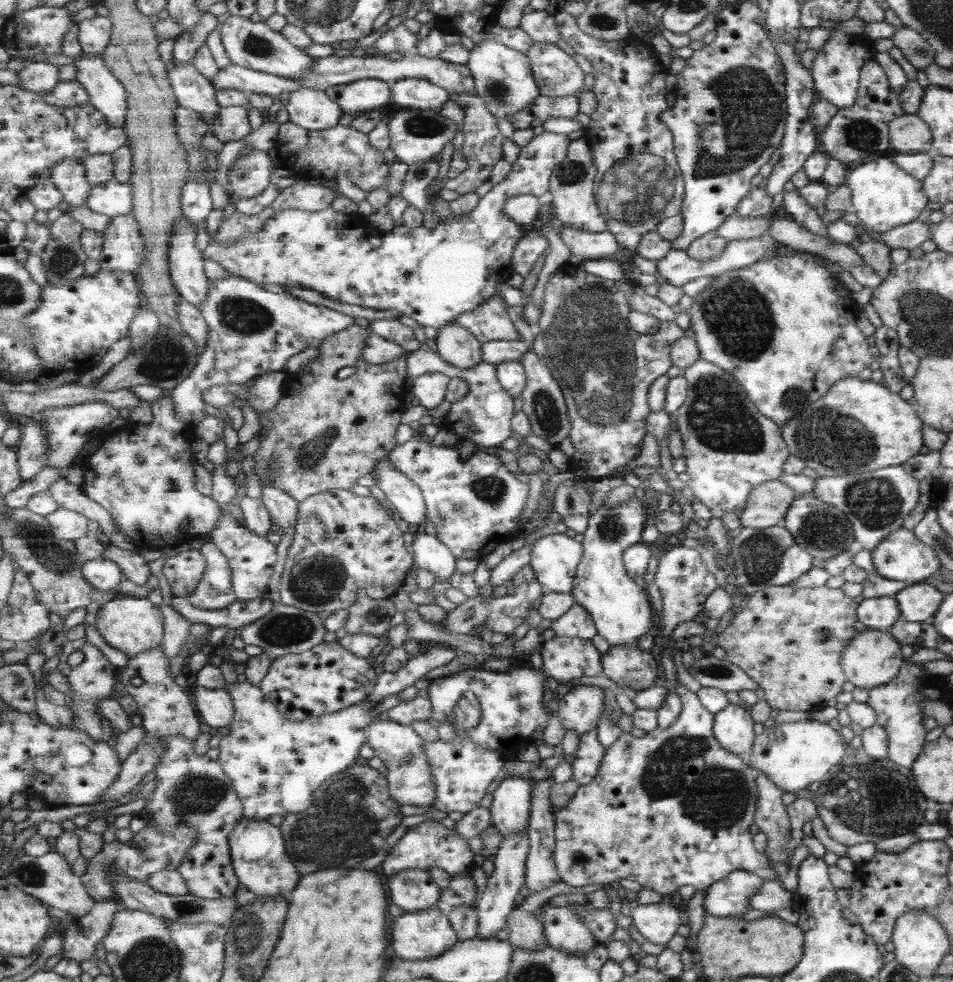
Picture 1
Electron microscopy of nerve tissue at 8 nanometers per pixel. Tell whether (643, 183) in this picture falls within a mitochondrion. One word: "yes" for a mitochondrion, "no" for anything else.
yes

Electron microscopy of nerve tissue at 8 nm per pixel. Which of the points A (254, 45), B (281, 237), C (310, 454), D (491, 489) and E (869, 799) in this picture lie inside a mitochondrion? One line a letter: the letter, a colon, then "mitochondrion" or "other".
A: mitochondrion
B: other
C: mitochondrion
D: mitochondrion
E: mitochondrion

